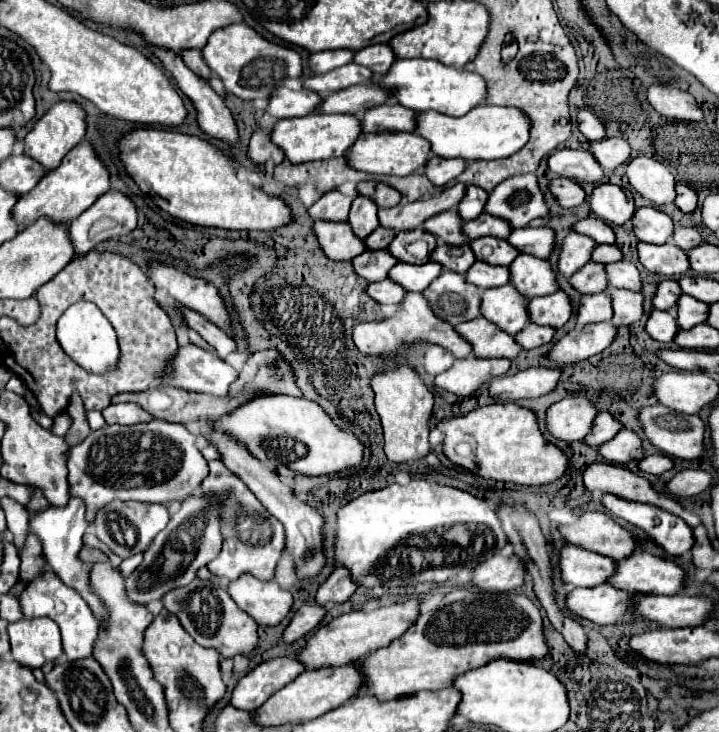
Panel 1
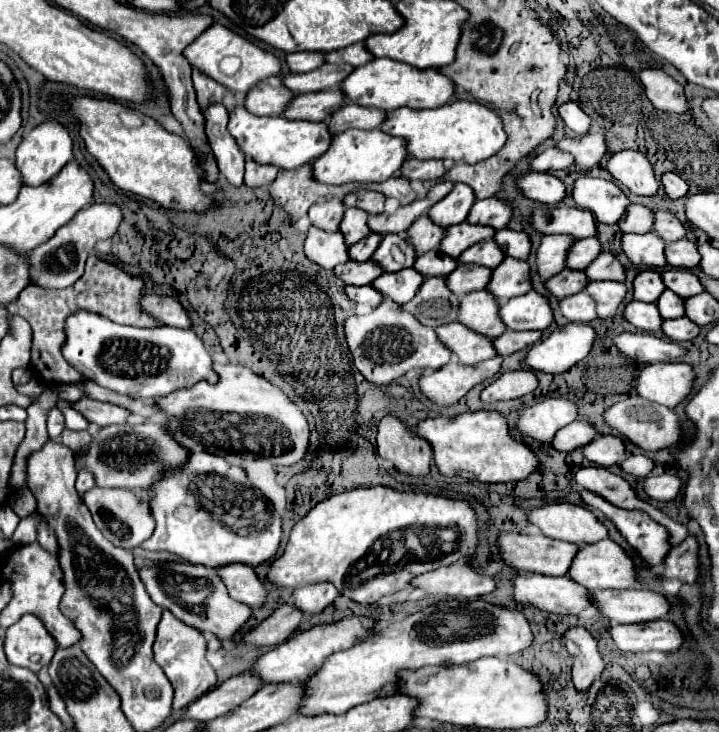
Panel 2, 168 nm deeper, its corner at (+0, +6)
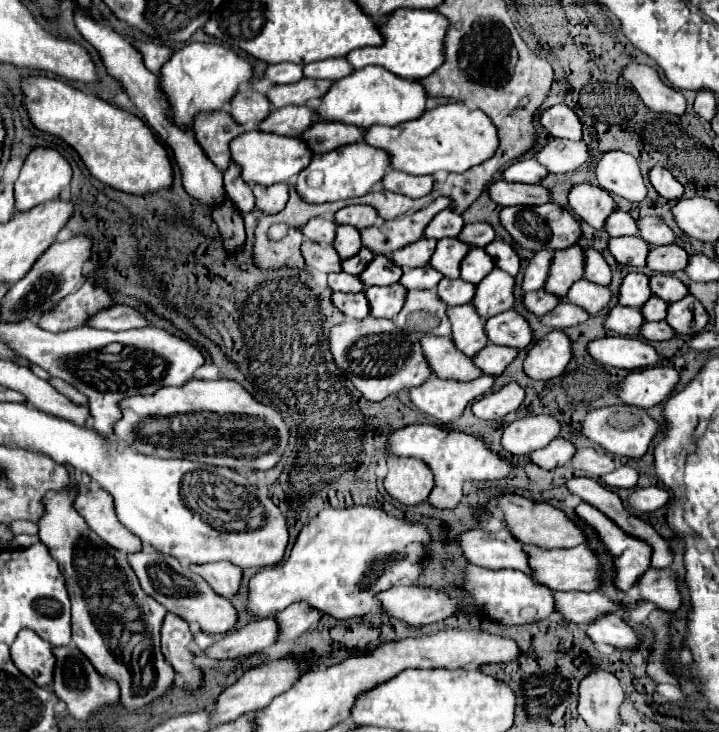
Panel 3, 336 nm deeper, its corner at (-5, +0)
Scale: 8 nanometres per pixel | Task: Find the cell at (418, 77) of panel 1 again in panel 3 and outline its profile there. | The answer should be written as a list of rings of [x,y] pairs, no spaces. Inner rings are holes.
[[[364,67],[332,85],[322,97],[322,105],[316,109],[322,119],[334,119],[368,129],[368,125],[398,125],[412,121],[426,111],[428,93],[420,81],[408,81],[388,73],[382,67]]]

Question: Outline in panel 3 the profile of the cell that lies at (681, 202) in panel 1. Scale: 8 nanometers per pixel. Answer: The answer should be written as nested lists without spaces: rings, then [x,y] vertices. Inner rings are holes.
[[[654,167],[650,171],[650,183],[654,185],[654,189],[664,197],[664,199],[680,199],[684,195],[684,187],[680,181],[676,181],[676,177],[664,169],[664,167]]]

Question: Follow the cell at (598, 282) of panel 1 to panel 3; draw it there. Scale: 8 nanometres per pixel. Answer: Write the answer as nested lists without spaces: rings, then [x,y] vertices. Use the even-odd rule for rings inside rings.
[[[538,289],[532,293],[524,295],[524,305],[528,307],[528,311],[536,313],[536,315],[546,315],[550,313],[558,303],[562,303],[562,297],[548,293],[546,289]]]

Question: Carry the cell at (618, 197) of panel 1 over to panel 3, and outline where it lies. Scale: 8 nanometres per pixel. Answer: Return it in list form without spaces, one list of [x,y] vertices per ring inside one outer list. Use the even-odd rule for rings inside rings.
[[[574,185],[570,189],[568,195],[568,203],[572,207],[572,211],[586,221],[588,225],[592,225],[594,229],[604,229],[606,219],[618,209],[614,199],[596,185]]]

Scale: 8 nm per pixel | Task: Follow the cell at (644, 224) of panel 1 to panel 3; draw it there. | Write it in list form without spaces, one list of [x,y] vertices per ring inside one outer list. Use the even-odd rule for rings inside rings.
[[[616,211],[616,213],[612,213],[612,217],[608,217],[606,231],[610,233],[610,237],[636,235],[636,233],[638,233],[638,221],[636,221],[630,213]]]

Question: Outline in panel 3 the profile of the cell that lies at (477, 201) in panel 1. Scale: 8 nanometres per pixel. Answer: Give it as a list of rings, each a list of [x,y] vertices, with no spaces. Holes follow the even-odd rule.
[[[452,207],[440,211],[426,227],[424,235],[434,237],[434,239],[444,239],[444,237],[458,237],[464,227],[464,219],[460,213],[456,213]]]

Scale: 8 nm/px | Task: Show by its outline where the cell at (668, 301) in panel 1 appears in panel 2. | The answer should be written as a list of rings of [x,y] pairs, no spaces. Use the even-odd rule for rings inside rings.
[[[647,269],[647,271],[639,271],[633,279],[633,299],[637,301],[645,301],[645,303],[655,303],[655,299],[659,299],[659,295],[665,291],[663,279],[657,271]]]

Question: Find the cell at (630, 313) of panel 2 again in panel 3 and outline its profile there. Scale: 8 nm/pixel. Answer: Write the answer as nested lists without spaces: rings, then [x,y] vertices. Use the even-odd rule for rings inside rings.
[[[616,305],[608,319],[606,319],[606,327],[618,335],[626,335],[626,337],[640,337],[640,327],[644,325],[644,315],[640,309],[632,309],[632,307],[622,307]]]

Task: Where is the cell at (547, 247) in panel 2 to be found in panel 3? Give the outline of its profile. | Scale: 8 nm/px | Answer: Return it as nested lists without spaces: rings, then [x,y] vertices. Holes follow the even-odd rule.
[[[542,249],[530,259],[526,273],[524,273],[524,281],[522,281],[524,291],[544,289],[544,283],[546,283],[548,273],[550,273],[552,257],[554,257],[554,249]]]

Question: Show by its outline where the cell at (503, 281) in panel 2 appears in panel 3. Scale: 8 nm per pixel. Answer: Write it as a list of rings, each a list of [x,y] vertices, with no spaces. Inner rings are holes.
[[[498,267],[492,269],[492,273],[478,283],[476,301],[472,303],[484,319],[510,311],[514,307],[514,277]]]

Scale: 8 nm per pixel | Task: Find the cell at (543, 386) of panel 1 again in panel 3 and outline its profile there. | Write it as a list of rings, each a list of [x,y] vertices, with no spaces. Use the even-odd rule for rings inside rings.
[[[512,381],[504,385],[500,391],[476,399],[472,403],[472,411],[480,419],[502,419],[504,415],[514,413],[520,407],[524,395],[526,395],[524,389],[516,381]]]

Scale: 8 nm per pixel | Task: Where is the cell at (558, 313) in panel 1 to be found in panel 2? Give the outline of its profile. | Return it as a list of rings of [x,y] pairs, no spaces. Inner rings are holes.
[[[529,291],[527,295],[513,297],[507,303],[501,303],[499,319],[503,319],[503,325],[511,331],[543,331],[553,323],[553,311],[549,307],[549,301],[543,295]]]

